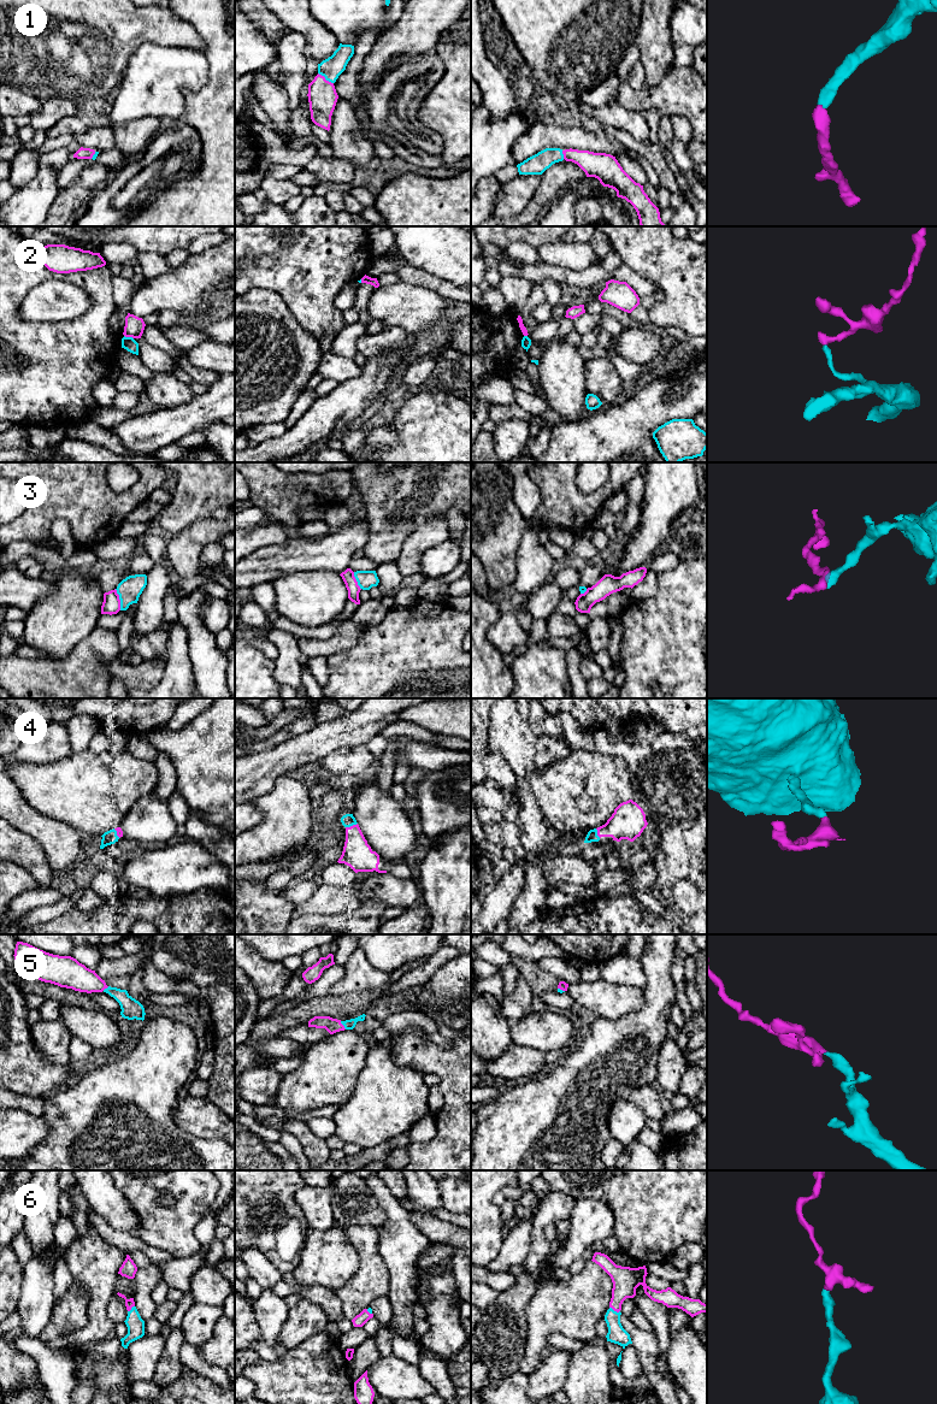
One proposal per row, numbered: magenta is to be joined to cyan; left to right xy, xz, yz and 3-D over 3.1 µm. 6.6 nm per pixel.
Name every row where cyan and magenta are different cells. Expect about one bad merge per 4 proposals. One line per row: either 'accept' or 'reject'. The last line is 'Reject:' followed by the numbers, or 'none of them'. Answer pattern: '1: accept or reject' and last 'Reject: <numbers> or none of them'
1: accept
2: reject
3: reject
4: accept
5: accept
6: accept
Reject: 2, 3

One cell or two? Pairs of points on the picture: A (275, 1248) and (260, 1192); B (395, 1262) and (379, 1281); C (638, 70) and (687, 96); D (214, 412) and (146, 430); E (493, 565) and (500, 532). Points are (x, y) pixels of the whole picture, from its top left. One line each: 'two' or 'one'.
A: one
B: two
C: two
D: one
E: one

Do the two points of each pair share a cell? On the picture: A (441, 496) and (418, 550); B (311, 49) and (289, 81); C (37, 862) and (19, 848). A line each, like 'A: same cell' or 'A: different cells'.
A: different cells
B: different cells
C: same cell

